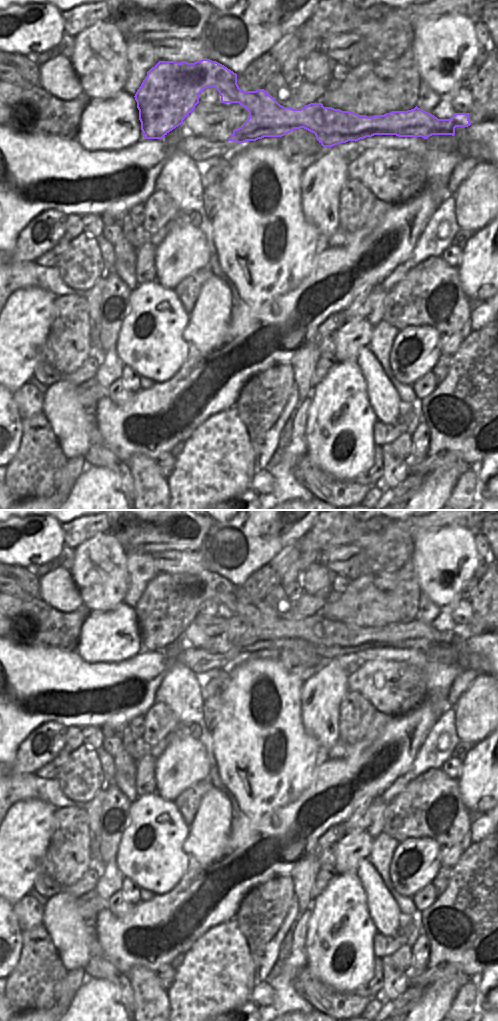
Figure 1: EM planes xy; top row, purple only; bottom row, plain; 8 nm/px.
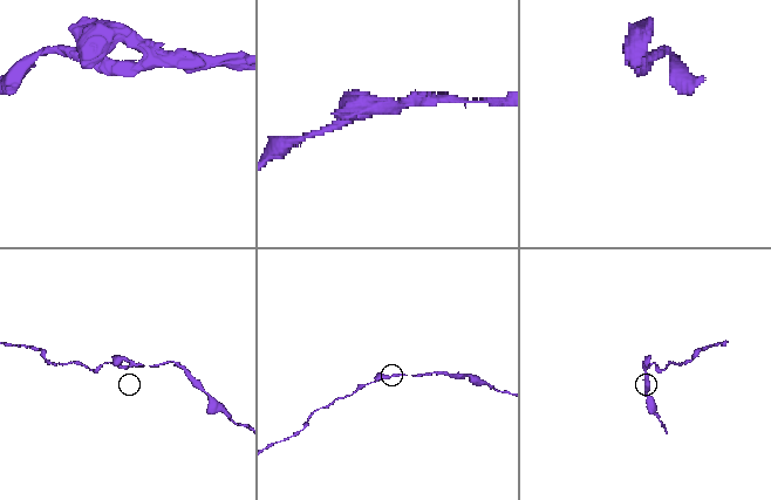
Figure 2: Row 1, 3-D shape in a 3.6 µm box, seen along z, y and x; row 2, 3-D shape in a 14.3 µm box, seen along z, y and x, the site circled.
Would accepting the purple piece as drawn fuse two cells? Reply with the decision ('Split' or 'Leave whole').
Split

